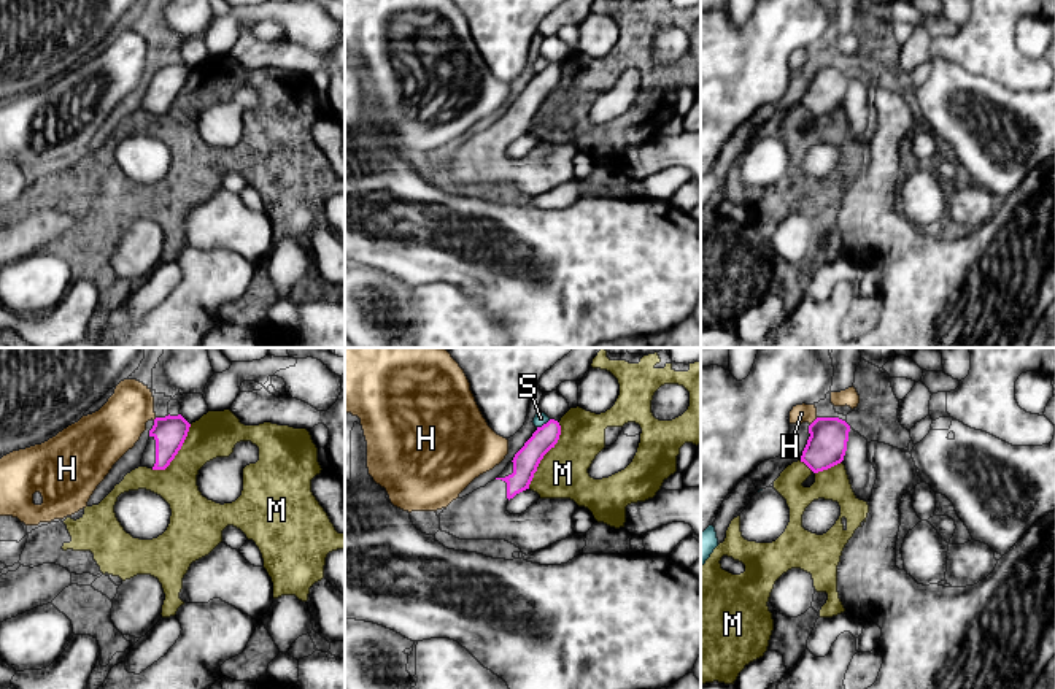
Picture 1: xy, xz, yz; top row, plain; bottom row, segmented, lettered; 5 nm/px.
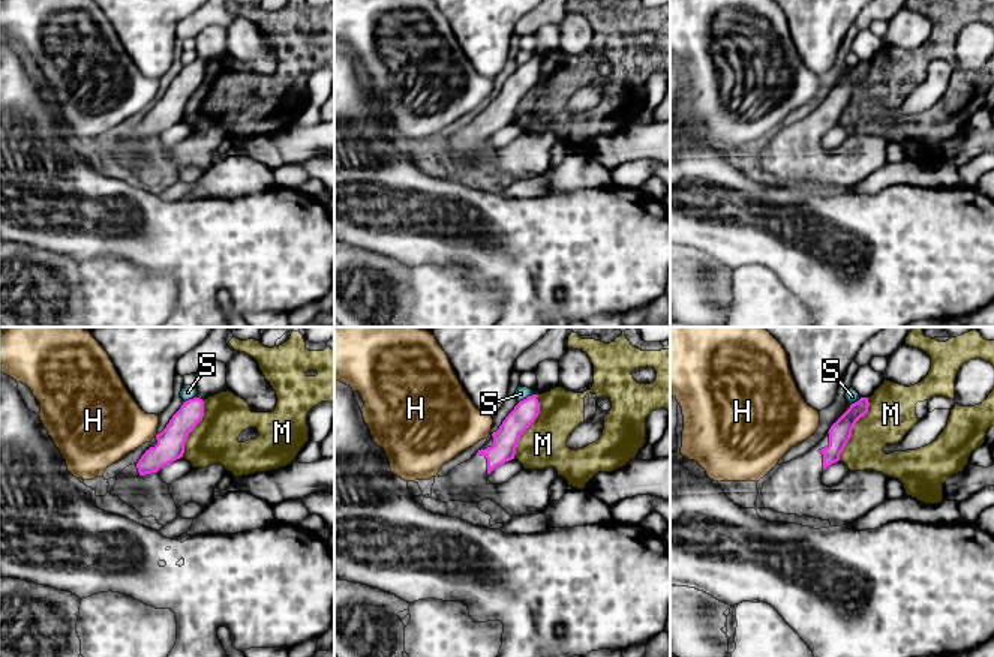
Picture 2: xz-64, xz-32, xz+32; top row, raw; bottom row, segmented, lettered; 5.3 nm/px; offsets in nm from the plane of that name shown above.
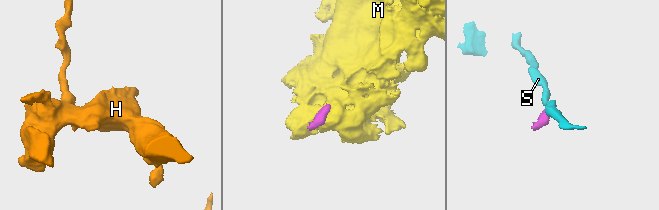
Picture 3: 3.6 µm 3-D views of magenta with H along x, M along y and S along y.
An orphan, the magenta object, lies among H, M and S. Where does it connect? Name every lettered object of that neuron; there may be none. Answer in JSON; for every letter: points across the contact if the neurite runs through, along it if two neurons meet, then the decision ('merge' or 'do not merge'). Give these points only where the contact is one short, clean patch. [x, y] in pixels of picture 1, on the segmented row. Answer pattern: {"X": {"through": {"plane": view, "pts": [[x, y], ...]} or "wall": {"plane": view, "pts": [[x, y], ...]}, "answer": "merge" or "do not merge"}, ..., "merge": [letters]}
{"H": {"wall": {"plane": "yz", "pts": [[817, 418], [811, 424]]}, "answer": "do not merge"}, "M": {"wall": {"plane": "xz", "pts": [[560, 423], [560, 438], [541, 461], [528, 488]]}, "answer": "do not merge"}, "S": {"wall": {"plane": "xz", "pts": [[550, 419], [537, 427]]}, "answer": "do not merge"}, "merge": []}

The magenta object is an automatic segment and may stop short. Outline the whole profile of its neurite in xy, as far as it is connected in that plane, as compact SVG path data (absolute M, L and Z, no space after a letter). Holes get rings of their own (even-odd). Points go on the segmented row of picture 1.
M181 416L156 418L141 467L165 470L181 449L191 424Z

